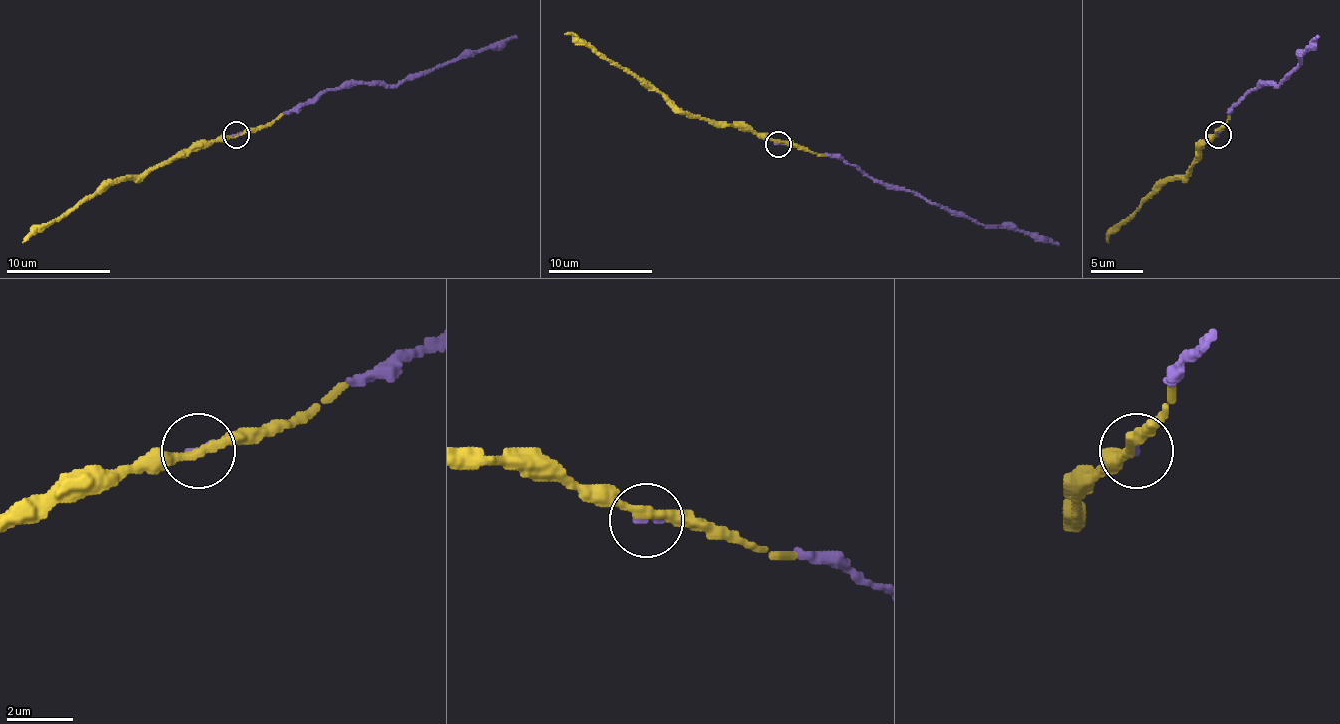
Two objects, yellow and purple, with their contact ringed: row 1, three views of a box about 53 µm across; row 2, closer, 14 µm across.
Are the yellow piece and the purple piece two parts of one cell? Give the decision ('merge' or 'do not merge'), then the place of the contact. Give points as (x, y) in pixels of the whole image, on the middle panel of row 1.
merge; place (778, 144)

